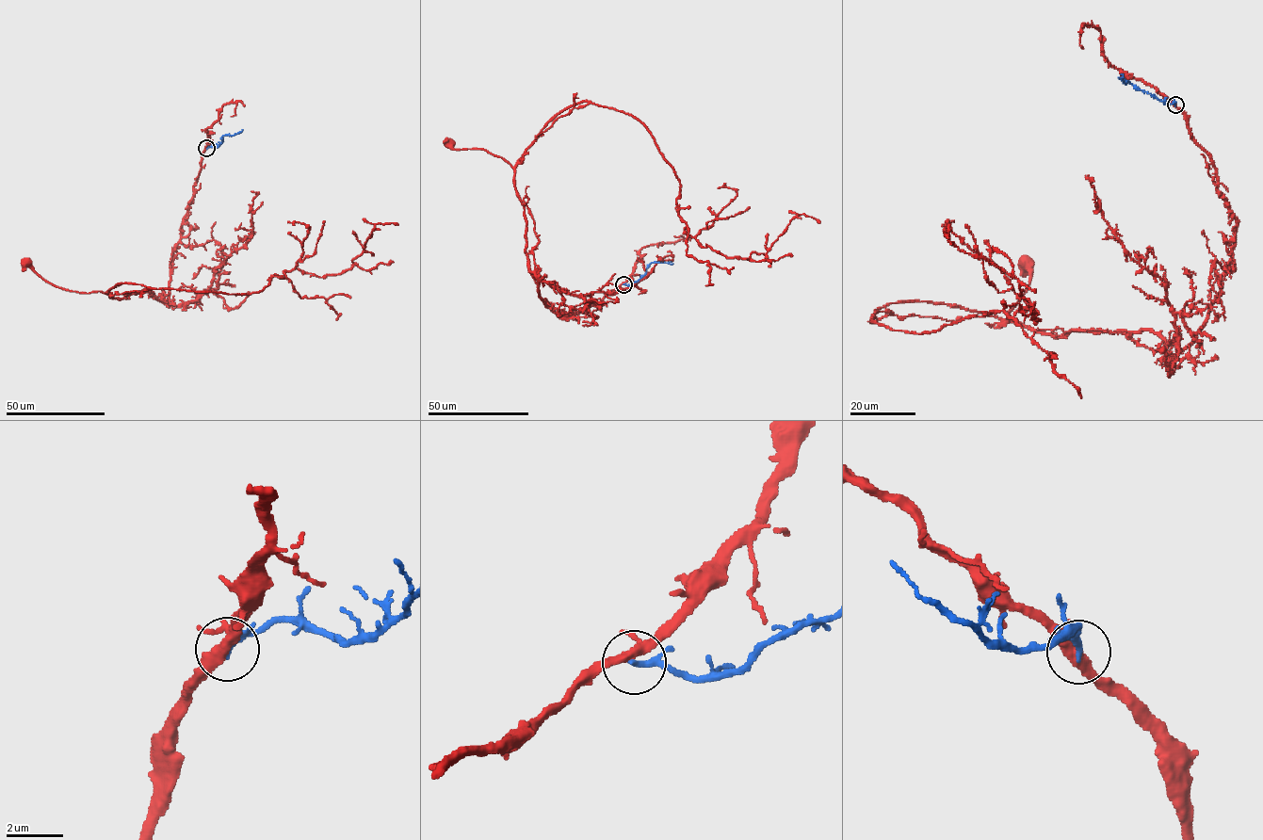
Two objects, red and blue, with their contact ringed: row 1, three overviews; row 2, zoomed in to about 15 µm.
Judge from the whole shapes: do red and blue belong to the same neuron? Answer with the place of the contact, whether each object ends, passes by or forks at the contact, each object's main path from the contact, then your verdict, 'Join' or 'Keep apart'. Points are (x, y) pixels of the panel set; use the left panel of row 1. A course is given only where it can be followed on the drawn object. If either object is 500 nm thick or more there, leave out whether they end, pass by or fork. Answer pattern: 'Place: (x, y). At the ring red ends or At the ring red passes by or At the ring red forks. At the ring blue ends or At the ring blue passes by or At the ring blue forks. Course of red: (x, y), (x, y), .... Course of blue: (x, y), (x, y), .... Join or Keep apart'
Place: (206, 148). At the ring red forks. At the ring blue passes by. Course of red: (206, 148), (172, 252), (169, 301), (147, 289), (117, 298), (100, 291), (66, 290), (41, 279), (27, 262). Course of blue: (207, 148), (218, 147), (223, 136), (233, 136), (242, 129). Join

